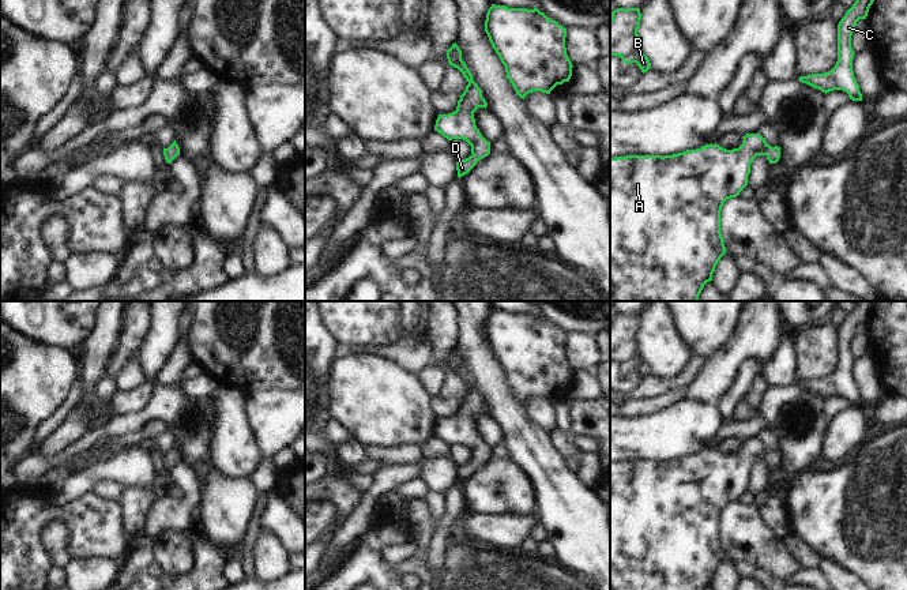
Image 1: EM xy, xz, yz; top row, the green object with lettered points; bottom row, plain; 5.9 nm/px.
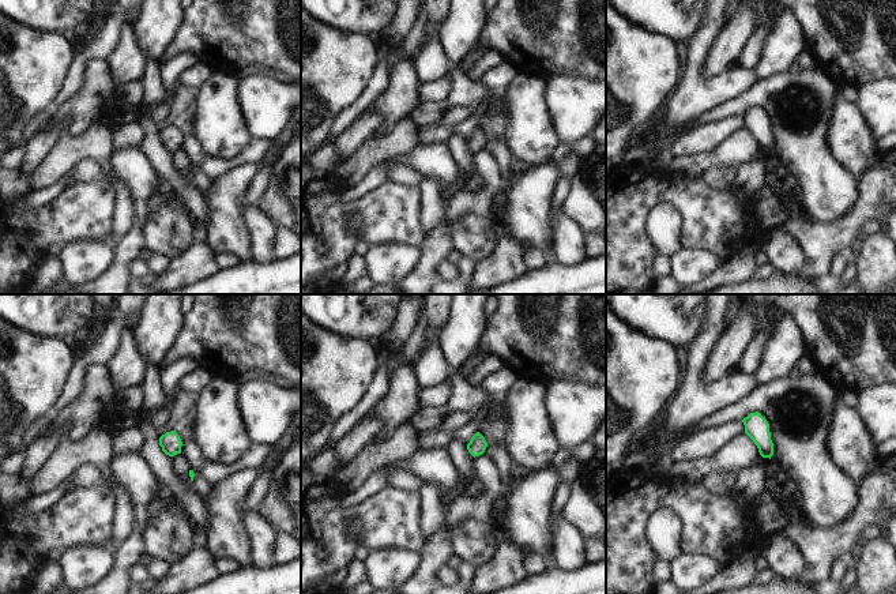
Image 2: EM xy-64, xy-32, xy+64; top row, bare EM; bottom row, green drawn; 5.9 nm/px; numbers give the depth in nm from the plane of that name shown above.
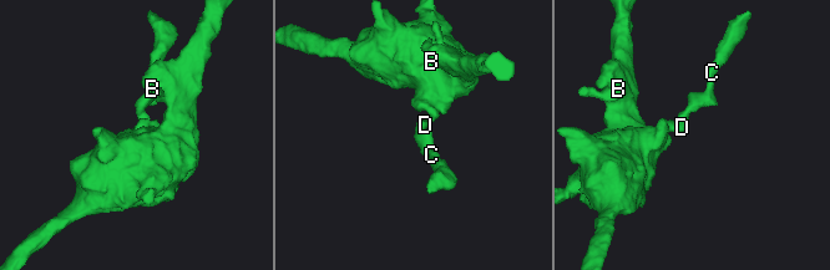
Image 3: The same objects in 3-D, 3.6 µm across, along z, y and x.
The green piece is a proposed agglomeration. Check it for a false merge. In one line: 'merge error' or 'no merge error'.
no merge error

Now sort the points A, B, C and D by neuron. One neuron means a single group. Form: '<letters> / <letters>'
A B C D

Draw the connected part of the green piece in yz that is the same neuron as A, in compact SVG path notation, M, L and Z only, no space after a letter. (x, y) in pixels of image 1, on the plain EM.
M760 439L742 441L738 454L726 455L719 450L705 450L696 455L686 455L673 461L626 461L610 463L610 590L705 590L720 563L726 559L720 538L720 516L727 504L735 503L748 491L750 469L757 461L765 461L769 469L780 463L780 452L771 452Z

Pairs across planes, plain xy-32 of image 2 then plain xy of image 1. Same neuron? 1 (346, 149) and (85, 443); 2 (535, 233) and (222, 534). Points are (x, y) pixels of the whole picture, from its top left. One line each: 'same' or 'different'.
1: different
2: same

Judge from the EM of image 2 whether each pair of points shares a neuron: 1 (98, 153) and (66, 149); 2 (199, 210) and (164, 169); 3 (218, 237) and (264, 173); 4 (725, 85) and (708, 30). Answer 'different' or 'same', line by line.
1: same
2: same
3: different
4: same

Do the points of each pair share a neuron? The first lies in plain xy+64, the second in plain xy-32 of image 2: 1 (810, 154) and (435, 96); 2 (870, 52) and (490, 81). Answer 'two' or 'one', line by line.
1: two
2: two

